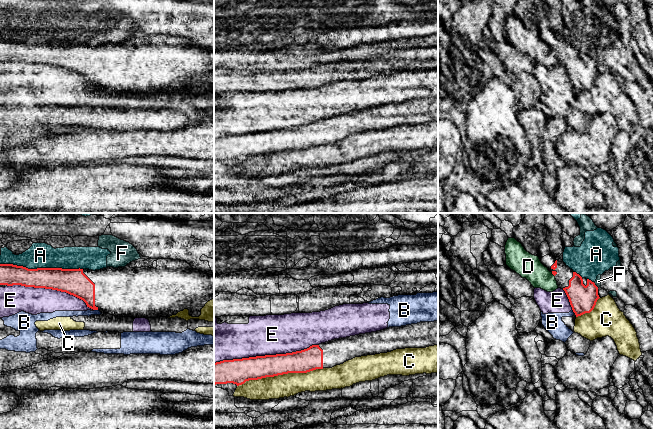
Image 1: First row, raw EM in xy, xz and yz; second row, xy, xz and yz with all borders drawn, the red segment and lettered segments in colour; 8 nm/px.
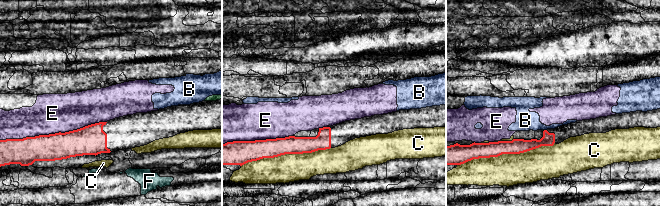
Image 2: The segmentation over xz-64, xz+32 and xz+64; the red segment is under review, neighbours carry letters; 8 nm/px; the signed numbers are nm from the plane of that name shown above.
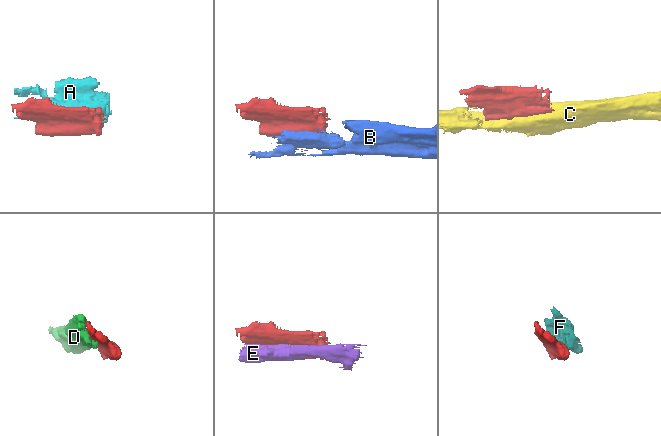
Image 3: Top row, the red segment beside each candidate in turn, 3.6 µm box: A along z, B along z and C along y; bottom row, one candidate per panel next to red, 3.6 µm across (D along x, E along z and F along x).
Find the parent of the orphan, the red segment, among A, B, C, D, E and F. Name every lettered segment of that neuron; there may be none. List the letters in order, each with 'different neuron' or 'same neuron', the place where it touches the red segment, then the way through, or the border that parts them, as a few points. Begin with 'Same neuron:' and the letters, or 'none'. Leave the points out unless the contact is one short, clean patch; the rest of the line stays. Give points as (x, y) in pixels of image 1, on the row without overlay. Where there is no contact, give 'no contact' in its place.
Same neuron: none
A: different neuron | xy (41, 44)
B: different neuron | xy (96, 85) | along xy (98, 85), (94, 86)
C: different neuron | xz (280, 150)
D: different neuron | yz (552, 49)
E: different neuron | xz (266, 131)
F: different neuron | yz (595, 61) | along yz (593, 58), (598, 63)

